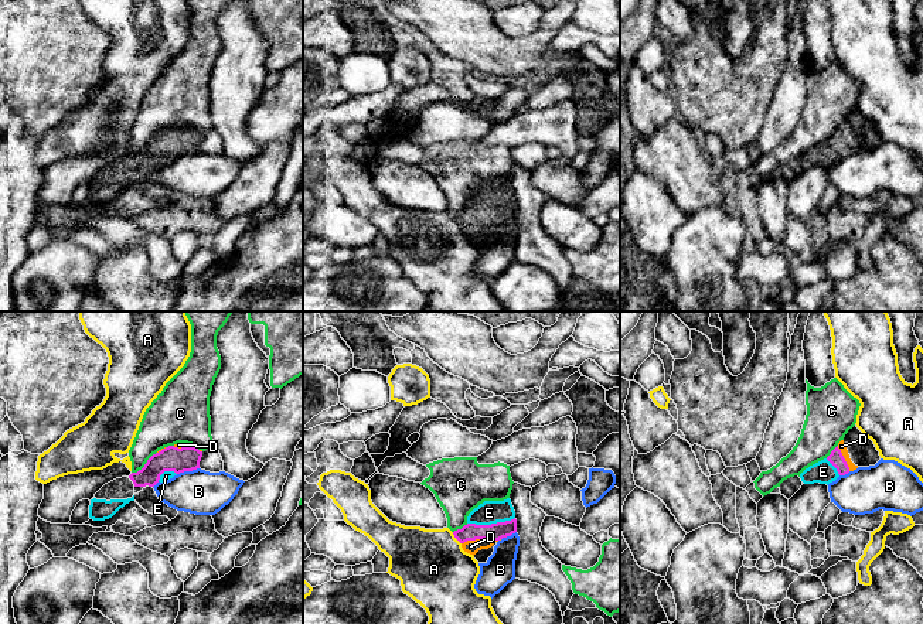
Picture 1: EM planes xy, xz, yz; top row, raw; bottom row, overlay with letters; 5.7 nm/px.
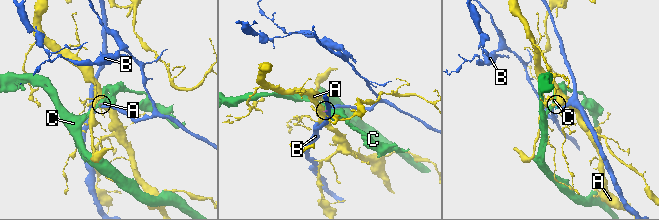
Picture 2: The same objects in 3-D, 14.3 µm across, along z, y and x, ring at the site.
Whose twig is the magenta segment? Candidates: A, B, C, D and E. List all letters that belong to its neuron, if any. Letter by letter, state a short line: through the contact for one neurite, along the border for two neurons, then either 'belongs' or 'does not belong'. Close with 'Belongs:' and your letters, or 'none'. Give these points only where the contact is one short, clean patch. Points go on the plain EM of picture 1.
A: xz (452, 215), (460, 227) | does not belong
B: xy (198, 150), (177, 157) | does not belong
C: xy (156, 135), (140, 152), (132, 156) | does not belong
D: belongs
E: xz (497, 214), (491, 207), (489, 195) | belongs
Belongs: D, E

